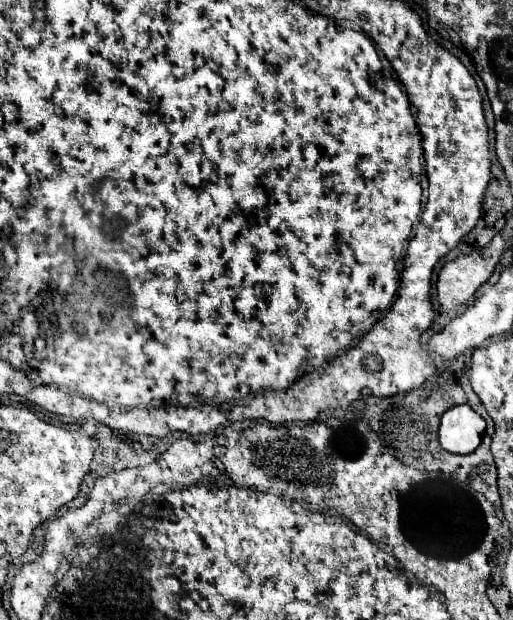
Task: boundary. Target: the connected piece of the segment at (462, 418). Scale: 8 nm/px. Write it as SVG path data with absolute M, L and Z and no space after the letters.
M468 404L448 408L440 418L438 442L444 450L470 454L482 442L486 422Z

